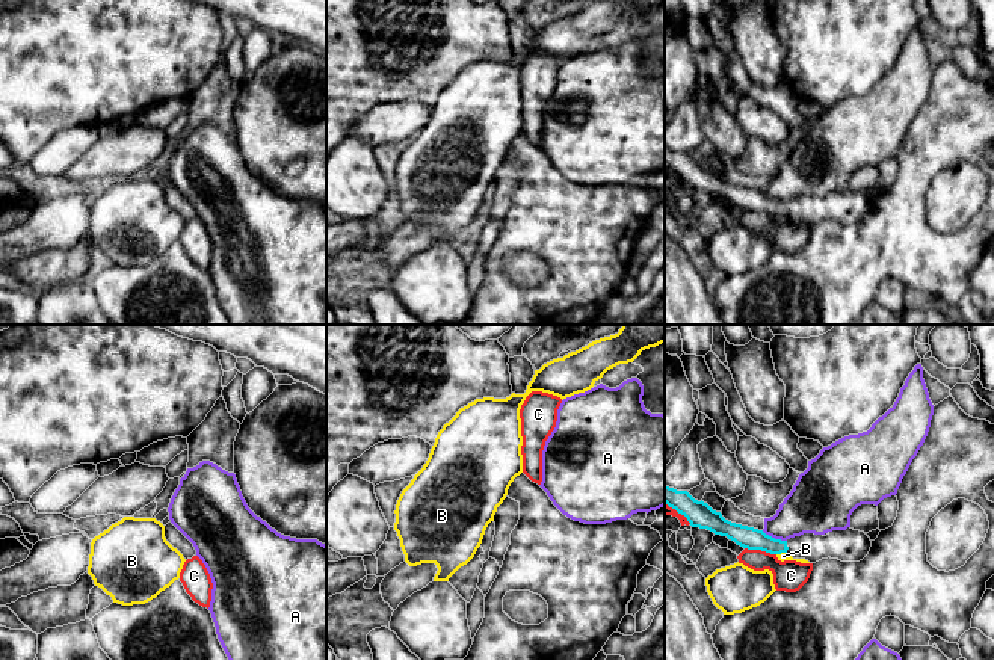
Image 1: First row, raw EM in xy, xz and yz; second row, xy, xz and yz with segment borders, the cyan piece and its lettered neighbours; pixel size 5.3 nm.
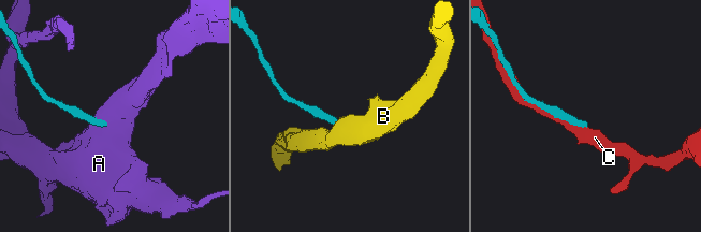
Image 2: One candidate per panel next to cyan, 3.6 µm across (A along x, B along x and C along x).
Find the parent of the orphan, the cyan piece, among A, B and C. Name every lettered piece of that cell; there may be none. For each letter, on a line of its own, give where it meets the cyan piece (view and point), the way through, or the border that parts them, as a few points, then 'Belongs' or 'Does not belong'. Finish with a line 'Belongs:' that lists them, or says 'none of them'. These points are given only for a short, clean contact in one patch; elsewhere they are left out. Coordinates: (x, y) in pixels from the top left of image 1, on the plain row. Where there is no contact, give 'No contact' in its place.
A: Touches cyan at yz (774, 200). Boundary: yz (762, 192), (786, 203). Does not belong
B: Touches cyan at yz (781, 213). Boundary: yz (786, 213), (777, 216). Does not belong
C: Touches cyan at yz (760, 210). Does not belong
Belongs: none of them

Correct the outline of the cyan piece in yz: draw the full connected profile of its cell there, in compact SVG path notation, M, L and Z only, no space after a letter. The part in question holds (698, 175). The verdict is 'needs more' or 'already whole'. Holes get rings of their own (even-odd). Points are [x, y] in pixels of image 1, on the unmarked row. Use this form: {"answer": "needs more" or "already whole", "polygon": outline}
{"answer": "needs more", "polygon": "M666 146L665 165L684 177L692 189L727 198L748 211L761 211L770 216L787 214L793 221L805 221L810 225L828 219L841 224L860 224L869 216L872 208L872 202L864 193L850 189L832 192L826 198L804 195L787 202L775 201L763 192L731 184L702 162L695 162L687 153L677 153Z"}

